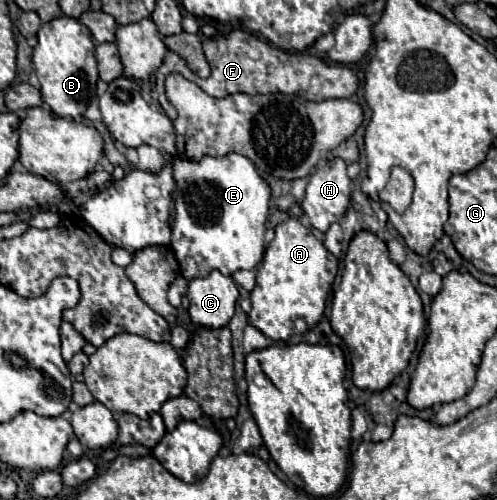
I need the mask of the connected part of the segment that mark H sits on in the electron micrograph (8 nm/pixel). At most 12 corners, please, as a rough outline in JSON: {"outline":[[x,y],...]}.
{"outline":[[332,158],[310,174],[300,206],[316,230],[342,220],[350,178]]}

